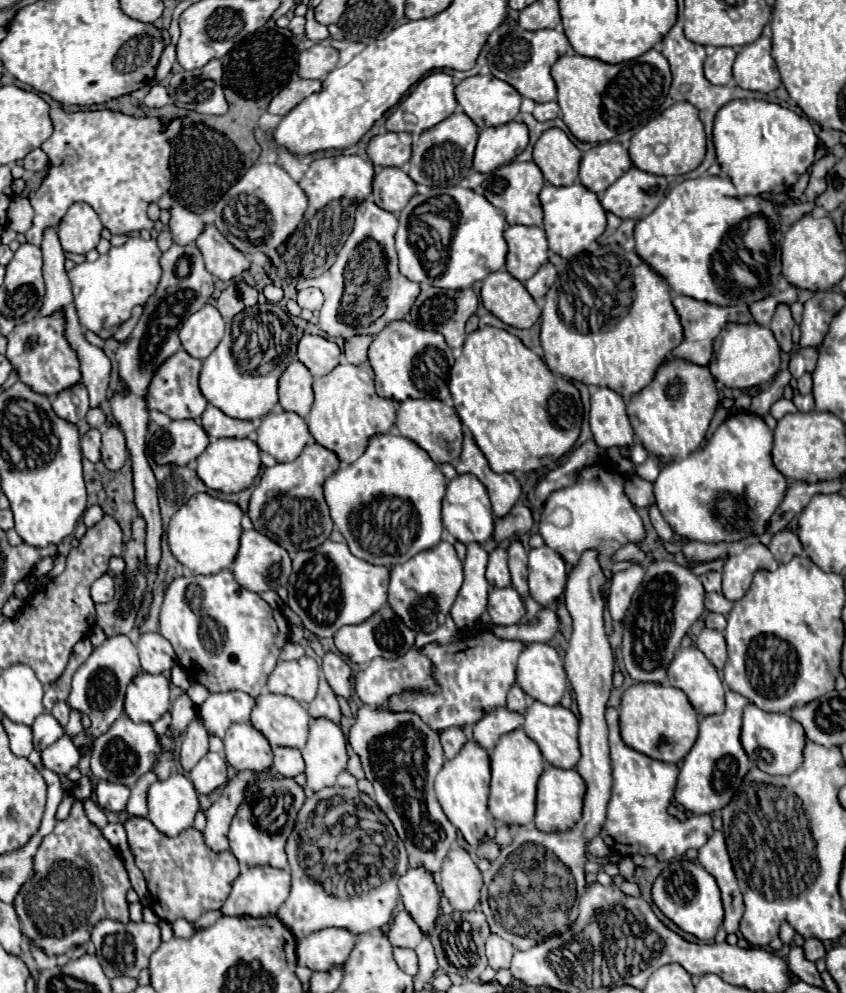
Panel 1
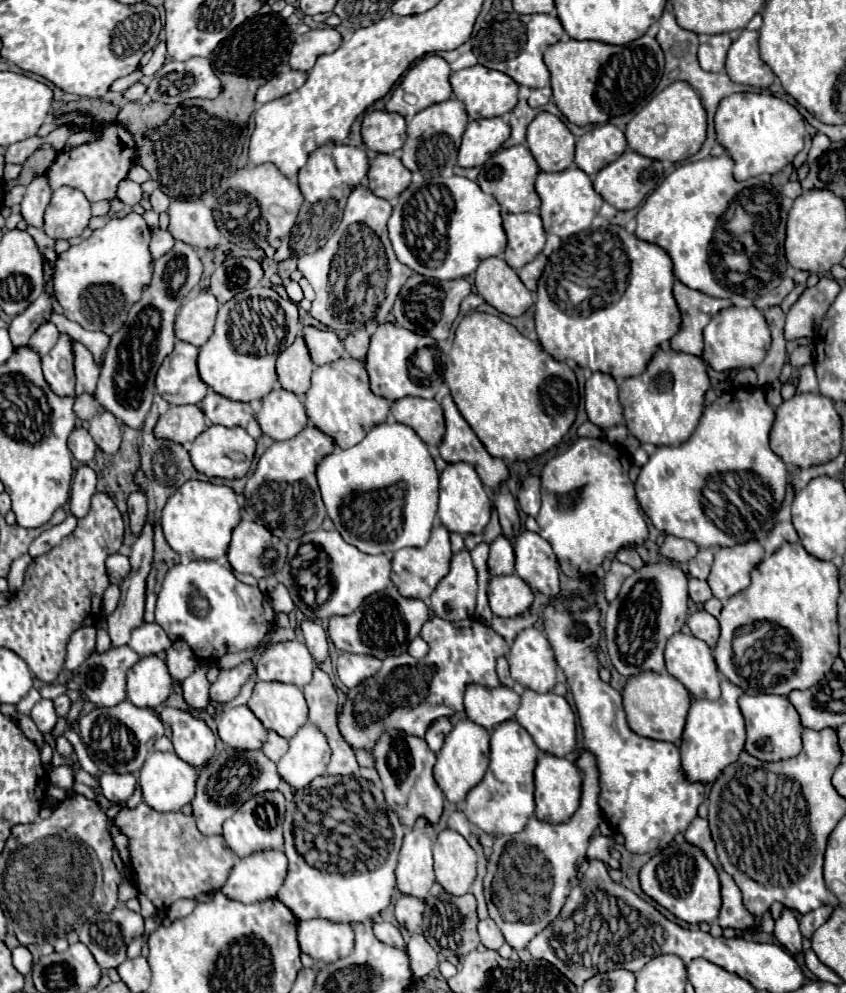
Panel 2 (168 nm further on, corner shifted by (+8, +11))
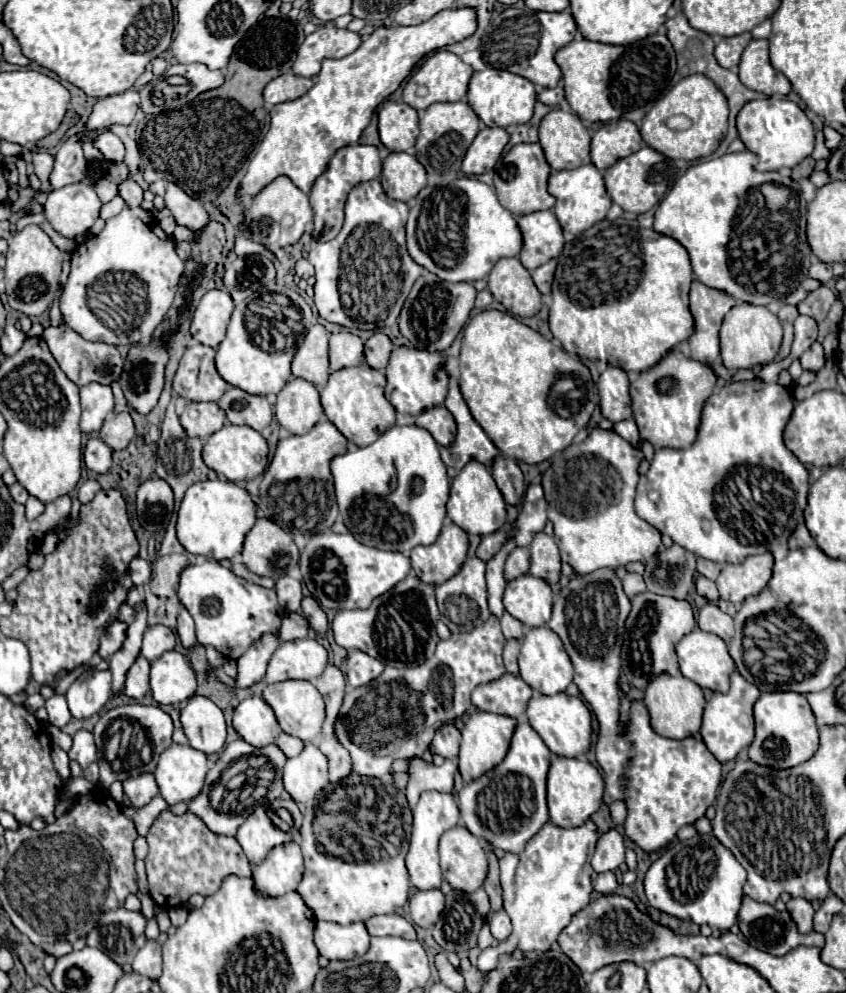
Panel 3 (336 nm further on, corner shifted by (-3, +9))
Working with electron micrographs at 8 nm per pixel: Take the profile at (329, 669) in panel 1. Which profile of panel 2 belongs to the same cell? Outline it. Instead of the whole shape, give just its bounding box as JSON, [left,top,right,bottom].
[302,621,330,663]

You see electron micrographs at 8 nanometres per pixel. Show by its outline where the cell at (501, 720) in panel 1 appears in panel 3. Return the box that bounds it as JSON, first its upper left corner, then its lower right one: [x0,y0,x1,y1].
[471,673,531,719]

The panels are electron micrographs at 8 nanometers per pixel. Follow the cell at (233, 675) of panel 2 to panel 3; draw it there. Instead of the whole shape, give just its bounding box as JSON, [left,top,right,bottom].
[235,633,281,687]

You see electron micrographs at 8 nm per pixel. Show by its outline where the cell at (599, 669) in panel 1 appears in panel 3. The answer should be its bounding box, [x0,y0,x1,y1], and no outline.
[477,821,599,975]

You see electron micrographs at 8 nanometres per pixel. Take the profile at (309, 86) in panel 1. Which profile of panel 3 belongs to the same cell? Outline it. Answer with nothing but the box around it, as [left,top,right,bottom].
[263,73,313,105]

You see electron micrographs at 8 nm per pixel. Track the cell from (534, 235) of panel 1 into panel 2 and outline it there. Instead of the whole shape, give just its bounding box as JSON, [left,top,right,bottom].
[504,213,546,269]

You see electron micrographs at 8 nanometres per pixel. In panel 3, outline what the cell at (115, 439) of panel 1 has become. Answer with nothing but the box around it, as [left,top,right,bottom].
[99,413,135,449]

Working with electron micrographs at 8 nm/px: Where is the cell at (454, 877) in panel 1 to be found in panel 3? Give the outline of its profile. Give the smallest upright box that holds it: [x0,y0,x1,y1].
[439,827,487,891]

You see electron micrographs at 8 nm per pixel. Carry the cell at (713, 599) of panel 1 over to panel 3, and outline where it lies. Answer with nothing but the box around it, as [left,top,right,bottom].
[695,577,719,603]

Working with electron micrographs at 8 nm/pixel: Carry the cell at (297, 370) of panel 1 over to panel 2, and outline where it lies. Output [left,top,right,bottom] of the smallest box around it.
[276,337,314,395]

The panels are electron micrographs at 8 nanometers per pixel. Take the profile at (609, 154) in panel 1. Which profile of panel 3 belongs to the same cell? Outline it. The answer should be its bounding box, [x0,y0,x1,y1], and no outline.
[591,119,645,169]

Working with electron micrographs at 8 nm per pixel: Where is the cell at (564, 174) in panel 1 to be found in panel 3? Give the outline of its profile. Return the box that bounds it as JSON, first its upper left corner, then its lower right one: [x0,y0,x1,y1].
[539,109,591,171]

